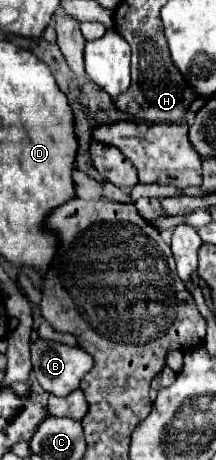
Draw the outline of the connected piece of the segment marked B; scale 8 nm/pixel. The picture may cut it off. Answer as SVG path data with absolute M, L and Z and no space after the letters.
M50 339L32 341L32 375L44 391L68 395L78 389L82 377L92 369L94 361L80 347L70 347Z

